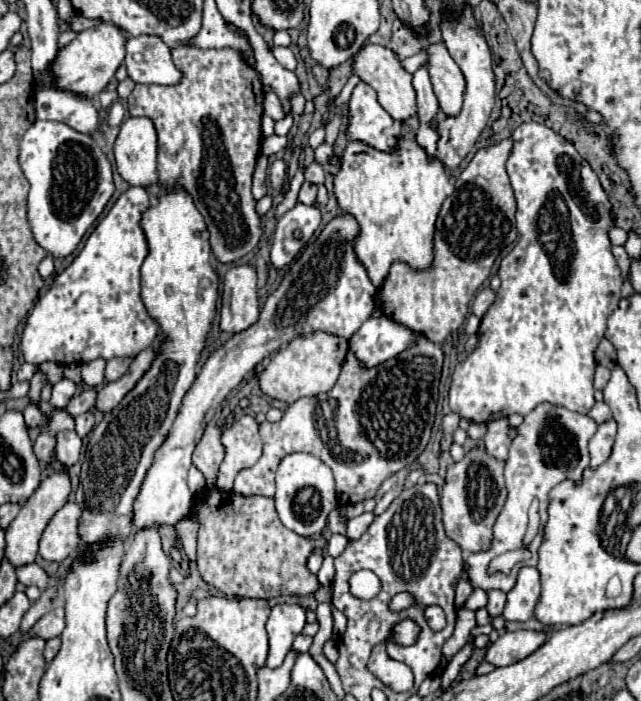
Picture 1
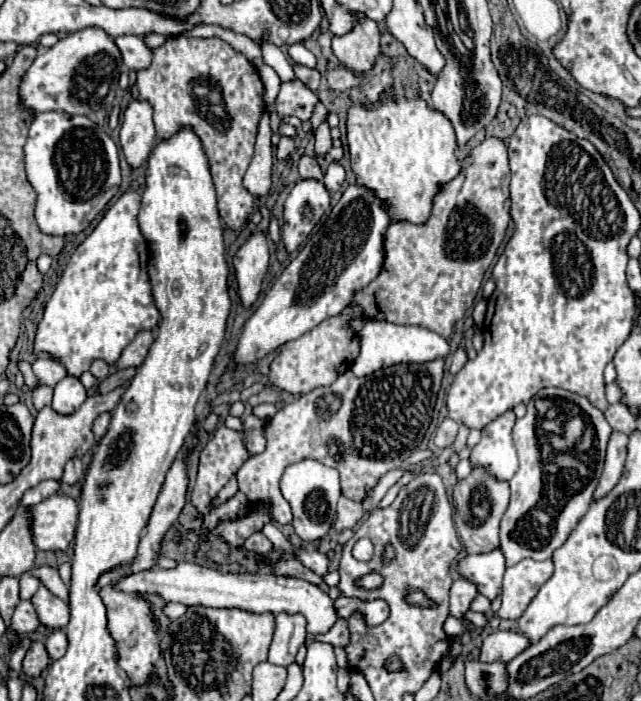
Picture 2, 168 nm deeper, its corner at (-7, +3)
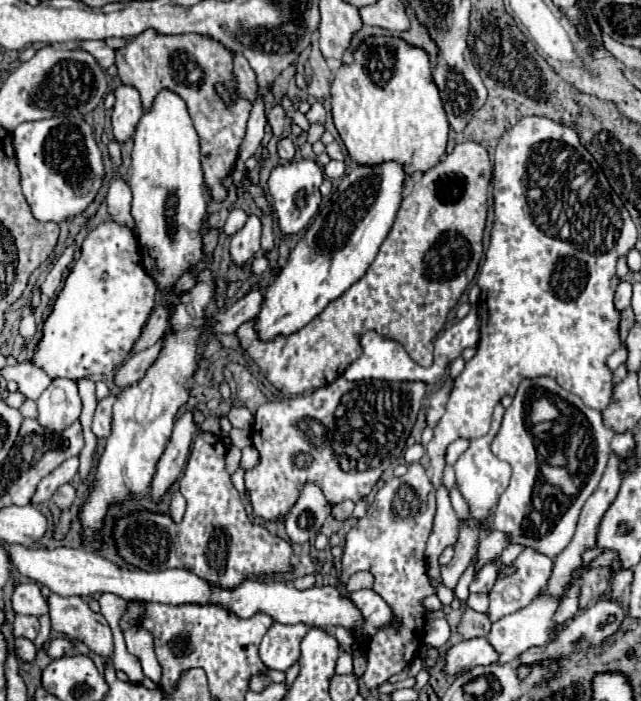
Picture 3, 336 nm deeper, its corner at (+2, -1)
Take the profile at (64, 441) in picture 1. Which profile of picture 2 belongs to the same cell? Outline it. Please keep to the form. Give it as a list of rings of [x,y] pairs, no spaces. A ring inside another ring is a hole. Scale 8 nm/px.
[[[72,459],[66,463],[64,467],[64,475],[62,475],[62,481],[68,483],[68,485],[74,485],[82,479],[84,475],[84,467],[82,467],[82,461],[80,459]]]

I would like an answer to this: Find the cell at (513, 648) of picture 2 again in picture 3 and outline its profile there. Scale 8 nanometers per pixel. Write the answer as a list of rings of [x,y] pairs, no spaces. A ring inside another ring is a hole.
[[[479,637],[461,641],[451,647],[445,657],[445,671],[449,675],[461,675],[477,665],[493,665],[497,661],[499,653],[495,651],[495,647],[485,637]]]

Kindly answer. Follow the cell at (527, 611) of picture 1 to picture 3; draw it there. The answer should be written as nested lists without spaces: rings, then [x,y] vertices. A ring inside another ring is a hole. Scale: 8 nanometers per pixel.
[[[523,549],[511,567],[513,571],[497,579],[489,593],[491,621],[497,621],[529,605],[529,601],[533,601],[533,597],[547,585],[553,561],[541,553],[535,553],[533,549]]]

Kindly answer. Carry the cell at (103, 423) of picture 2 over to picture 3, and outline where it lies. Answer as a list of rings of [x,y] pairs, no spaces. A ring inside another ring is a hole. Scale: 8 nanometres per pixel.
[[[109,395],[109,397],[101,399],[101,401],[97,401],[97,409],[95,409],[95,417],[93,417],[93,427],[91,427],[97,439],[109,437],[113,401],[115,401],[115,395]]]

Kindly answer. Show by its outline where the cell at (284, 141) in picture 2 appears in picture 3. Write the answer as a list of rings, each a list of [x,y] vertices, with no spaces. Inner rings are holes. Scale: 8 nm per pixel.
[[[275,105],[267,111],[267,121],[269,121],[273,135],[277,139],[281,139],[285,135],[285,111],[281,109],[281,105]]]

